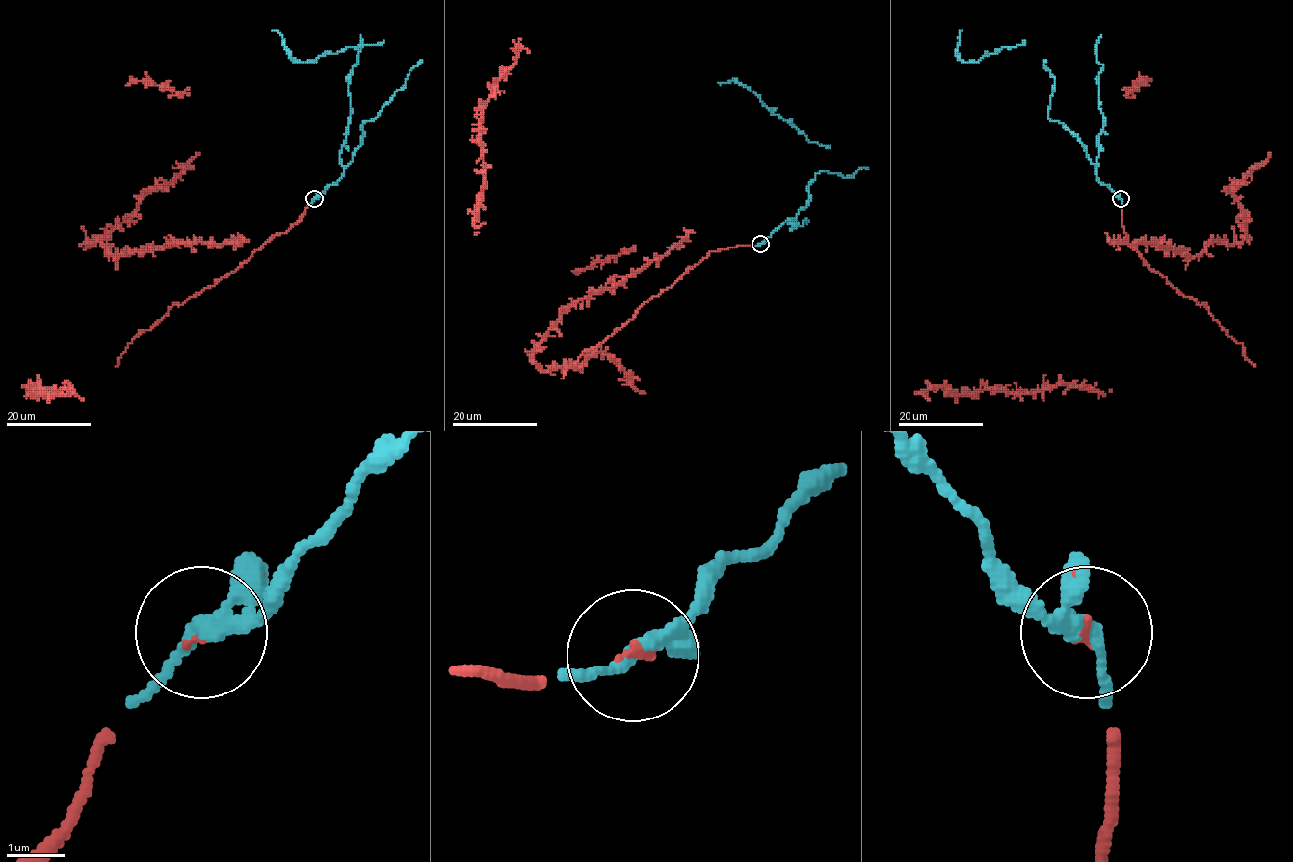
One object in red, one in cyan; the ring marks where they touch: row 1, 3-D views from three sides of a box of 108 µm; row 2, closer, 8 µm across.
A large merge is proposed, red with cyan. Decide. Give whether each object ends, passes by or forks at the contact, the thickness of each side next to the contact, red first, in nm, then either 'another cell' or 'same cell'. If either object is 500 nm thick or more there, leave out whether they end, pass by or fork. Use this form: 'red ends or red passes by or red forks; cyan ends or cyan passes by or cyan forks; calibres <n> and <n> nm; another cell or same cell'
red ends; cyan forks; calibres 80 and 240 nm; same cell

